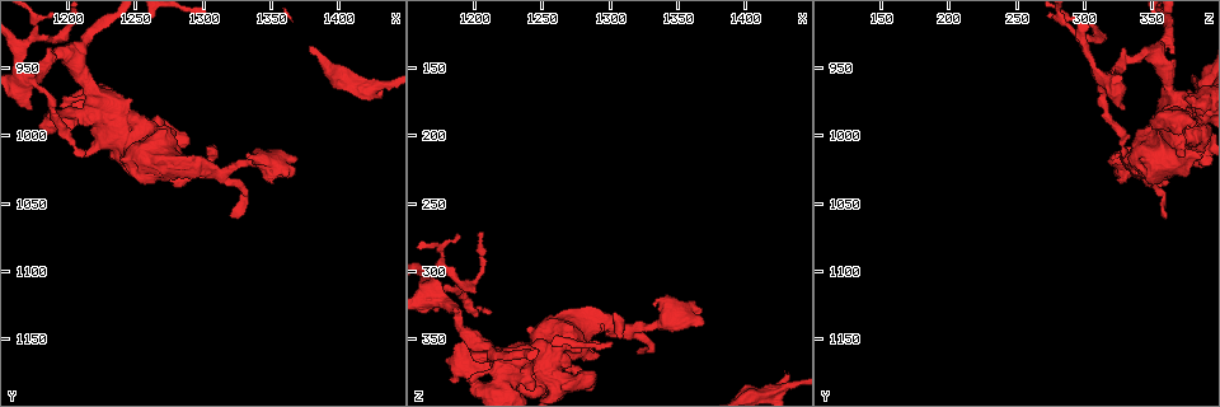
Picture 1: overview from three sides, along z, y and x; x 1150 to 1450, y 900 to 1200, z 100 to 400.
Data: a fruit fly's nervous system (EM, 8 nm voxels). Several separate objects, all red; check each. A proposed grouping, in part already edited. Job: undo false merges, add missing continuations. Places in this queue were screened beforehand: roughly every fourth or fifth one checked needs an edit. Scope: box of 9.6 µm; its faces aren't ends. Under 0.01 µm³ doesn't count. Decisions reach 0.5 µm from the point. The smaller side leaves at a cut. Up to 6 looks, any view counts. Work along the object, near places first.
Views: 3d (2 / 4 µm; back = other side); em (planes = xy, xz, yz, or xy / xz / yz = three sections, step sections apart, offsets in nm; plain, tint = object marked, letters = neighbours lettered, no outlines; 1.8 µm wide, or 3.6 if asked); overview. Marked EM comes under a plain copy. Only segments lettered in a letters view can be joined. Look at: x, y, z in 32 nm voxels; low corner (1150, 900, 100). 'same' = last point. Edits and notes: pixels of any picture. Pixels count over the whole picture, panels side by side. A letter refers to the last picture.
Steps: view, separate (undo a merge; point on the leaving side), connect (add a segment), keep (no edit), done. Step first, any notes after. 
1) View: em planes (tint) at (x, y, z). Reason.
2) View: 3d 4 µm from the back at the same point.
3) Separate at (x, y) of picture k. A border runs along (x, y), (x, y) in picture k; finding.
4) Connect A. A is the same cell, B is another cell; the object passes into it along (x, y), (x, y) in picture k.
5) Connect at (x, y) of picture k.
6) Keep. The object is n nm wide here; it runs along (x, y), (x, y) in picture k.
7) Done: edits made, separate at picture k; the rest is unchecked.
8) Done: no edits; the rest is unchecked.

View: 3d 2 µm at (1180, 994, 380). Branch stops here.

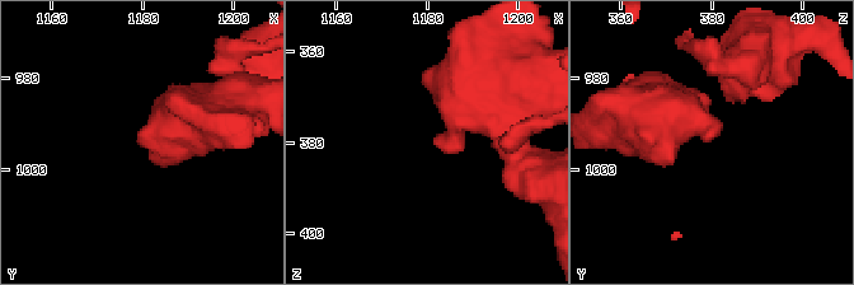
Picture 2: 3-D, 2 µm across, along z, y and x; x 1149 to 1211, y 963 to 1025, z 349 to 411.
View: em 3.6 µm xy step 4 (letters) at (1183, 993, 381). Need the tissue.

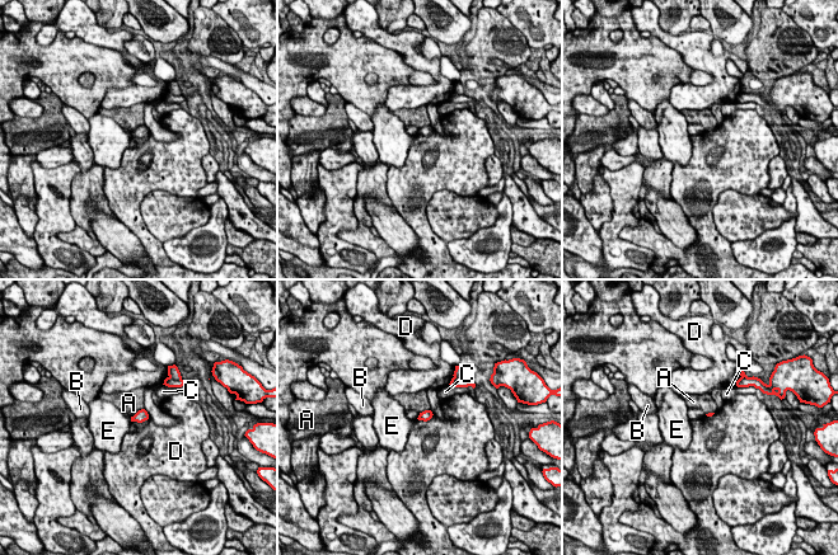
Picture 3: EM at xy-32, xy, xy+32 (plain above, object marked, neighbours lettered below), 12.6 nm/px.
Keep. A, B, C, D and E are other cells; a border runs along (148, 418), (137, 423) in picture 3; no lettered segment goes on from it.

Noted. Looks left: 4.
View: em xz step 4 (tint) at (1324, 1062, 362).

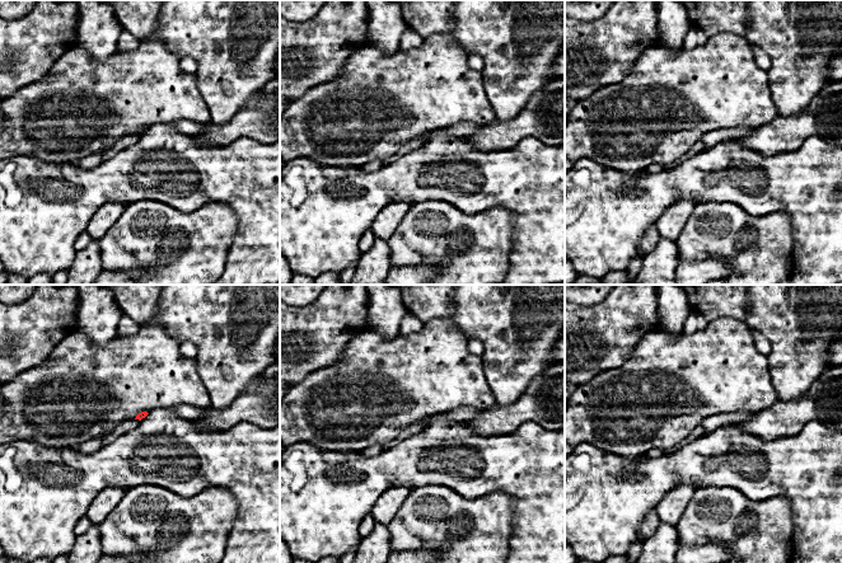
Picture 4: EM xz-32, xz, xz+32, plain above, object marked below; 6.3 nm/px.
View: em planes (letters) at the same point. Another direction.

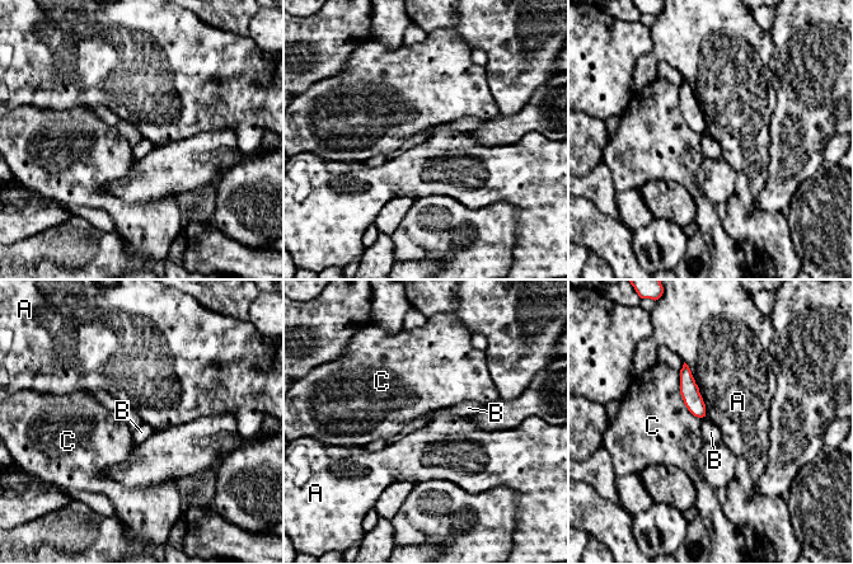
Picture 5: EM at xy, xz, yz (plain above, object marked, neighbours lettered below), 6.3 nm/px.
Keep. The object is 120 nm wide here; A, B and C are other cells; a border runs along (684, 361), (698, 388), (706, 413) in picture 5; none of them fits.

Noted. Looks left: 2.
View: 3d 4 µm at (1428, 962, 386).

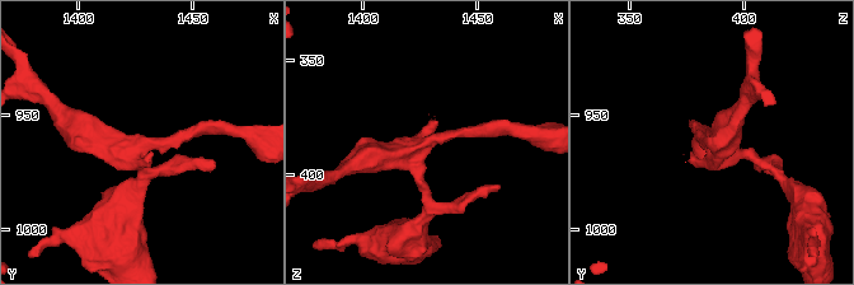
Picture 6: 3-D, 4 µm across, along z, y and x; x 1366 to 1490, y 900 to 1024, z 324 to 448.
View: em planes (letters) at (1430, 964, 385). Now the EM.

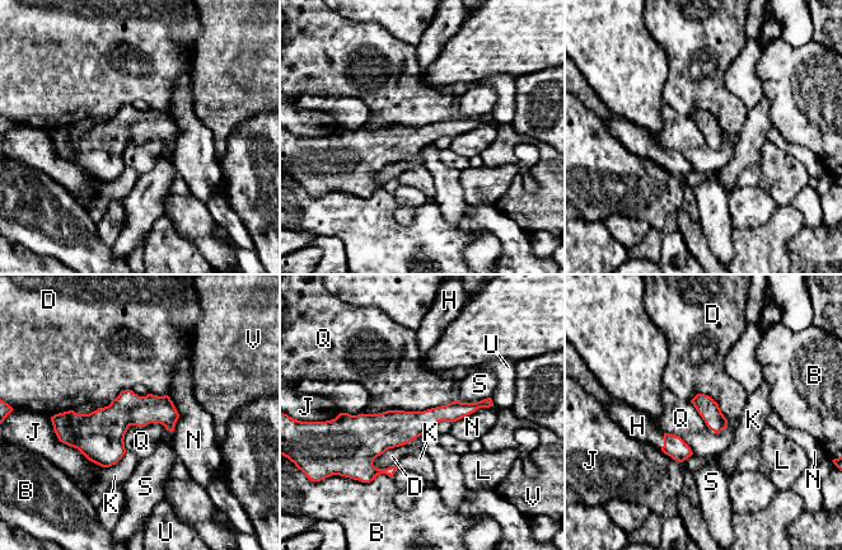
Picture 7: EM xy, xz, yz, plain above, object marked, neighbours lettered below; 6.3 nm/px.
Connect H. H is the same cell, B, D, J, K, L, N, Q, S, U and V are other cells; it goes on there.

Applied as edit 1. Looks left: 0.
Done: edits made, connect at picture 7; the rest is unchecked.

